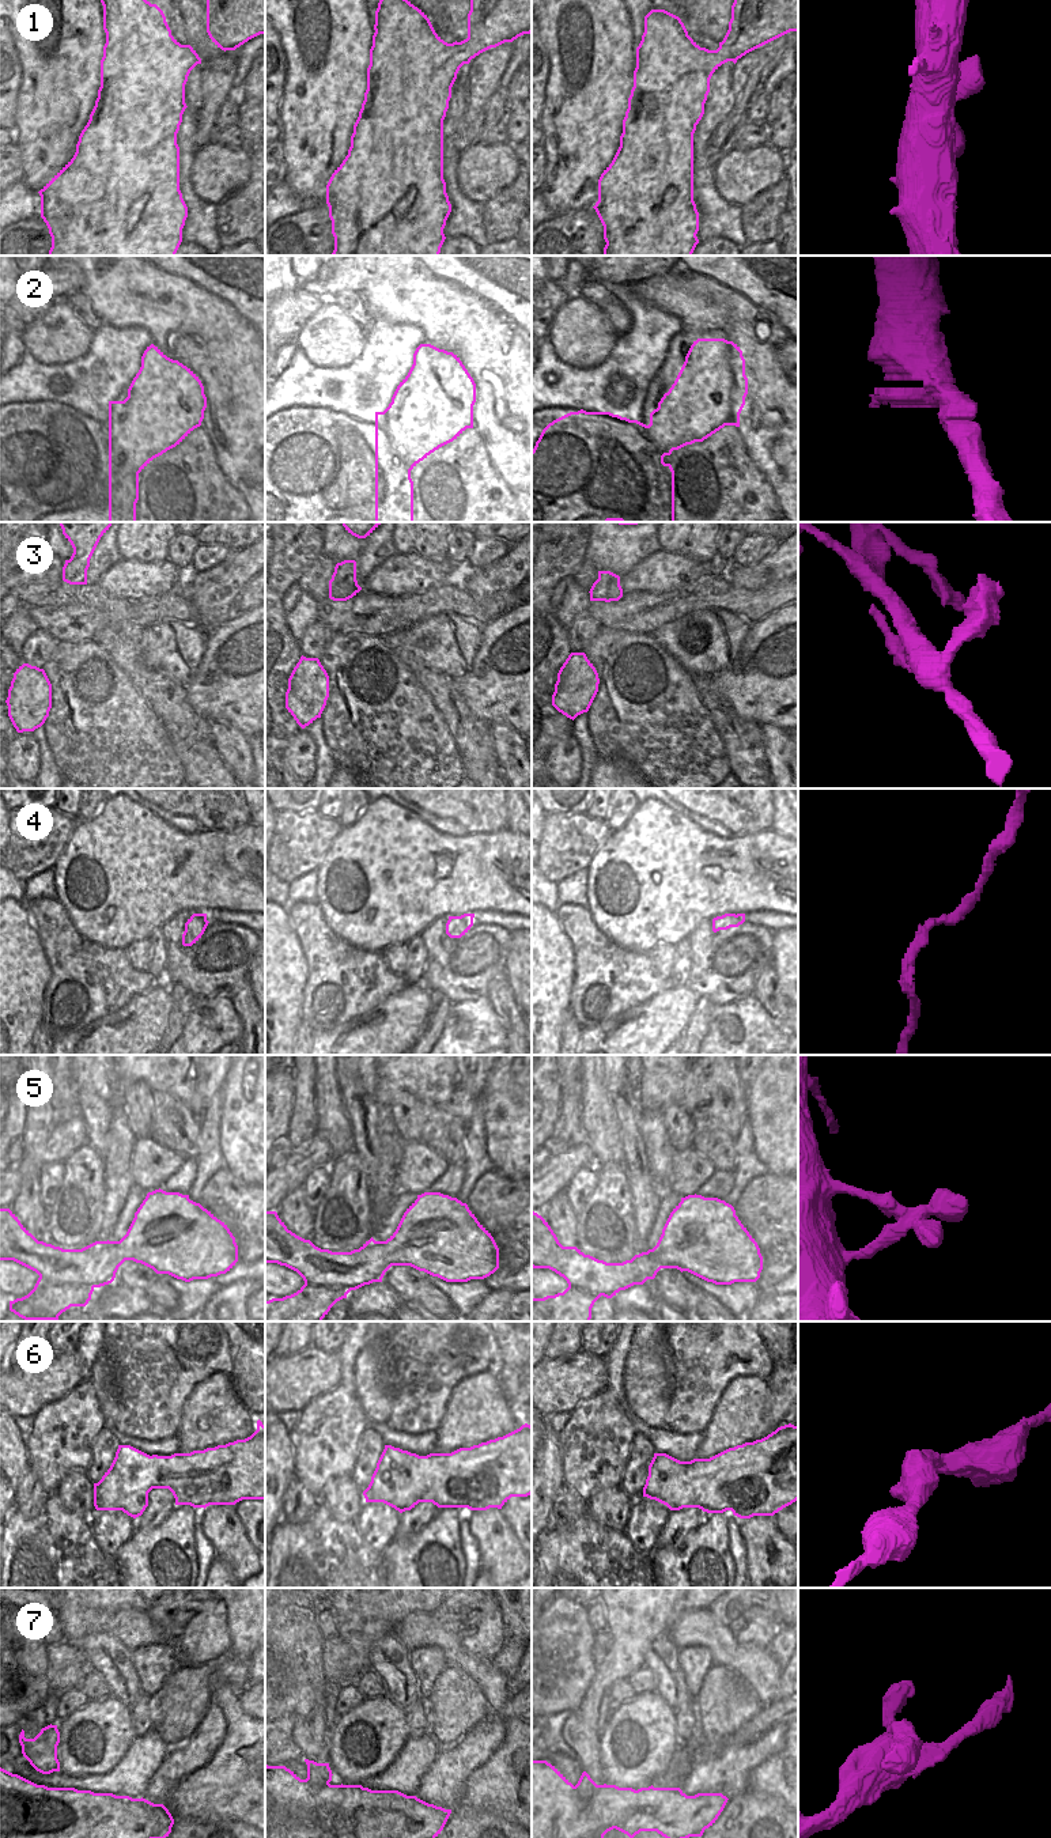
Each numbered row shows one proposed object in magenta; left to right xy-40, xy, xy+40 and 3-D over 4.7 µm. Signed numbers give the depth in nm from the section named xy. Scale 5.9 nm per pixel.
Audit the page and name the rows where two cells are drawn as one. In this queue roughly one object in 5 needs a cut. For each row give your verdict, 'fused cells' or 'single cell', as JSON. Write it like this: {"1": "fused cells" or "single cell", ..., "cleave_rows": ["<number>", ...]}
{"1": "single cell", "2": "single cell", "3": "fused cells", "4": "single cell", "5": "single cell", "6": "single cell", "7": "single cell", "cleave_rows": ["3"]}

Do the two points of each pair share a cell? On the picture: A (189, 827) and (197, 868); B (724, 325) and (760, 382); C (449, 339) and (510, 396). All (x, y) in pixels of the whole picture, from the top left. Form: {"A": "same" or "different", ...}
{"A": "different", "B": "same", "C": "same"}

